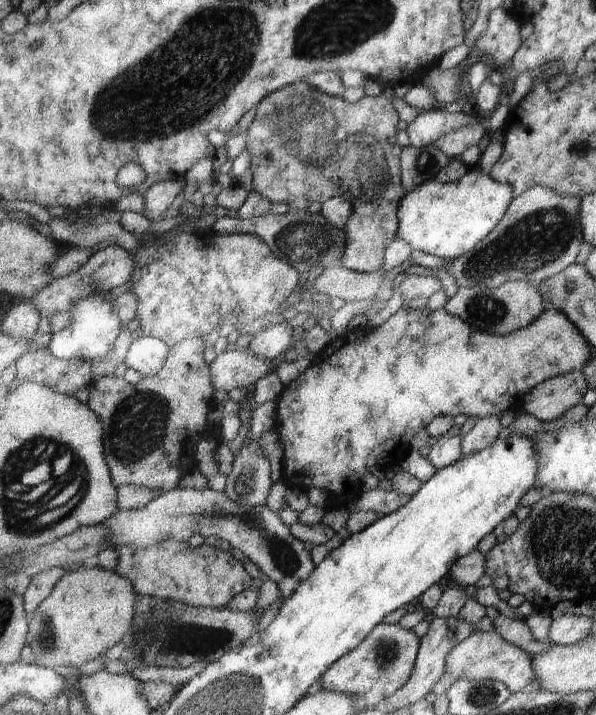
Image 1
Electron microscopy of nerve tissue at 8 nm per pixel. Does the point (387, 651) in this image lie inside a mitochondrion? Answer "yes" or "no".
yes

